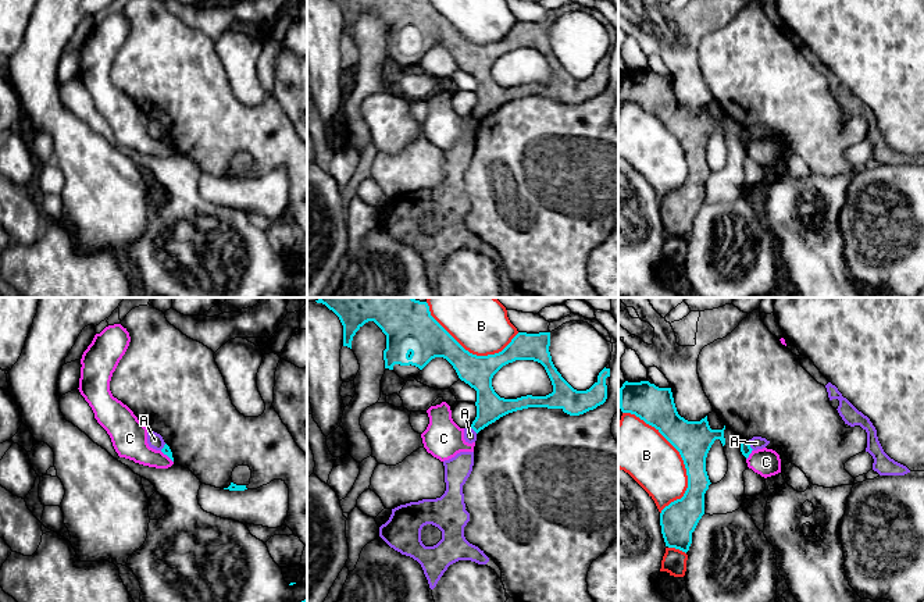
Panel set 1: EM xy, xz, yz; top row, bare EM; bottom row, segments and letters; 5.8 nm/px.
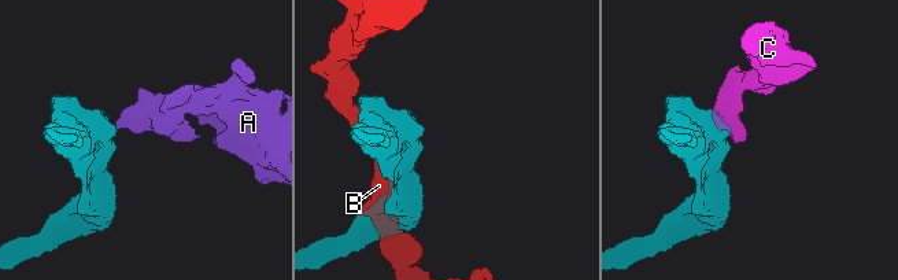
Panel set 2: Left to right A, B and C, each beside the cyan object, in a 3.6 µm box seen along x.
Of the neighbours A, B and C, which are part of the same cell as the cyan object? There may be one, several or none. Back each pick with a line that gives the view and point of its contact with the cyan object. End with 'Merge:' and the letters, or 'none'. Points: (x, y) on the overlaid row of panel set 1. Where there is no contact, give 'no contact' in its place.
Merge: none

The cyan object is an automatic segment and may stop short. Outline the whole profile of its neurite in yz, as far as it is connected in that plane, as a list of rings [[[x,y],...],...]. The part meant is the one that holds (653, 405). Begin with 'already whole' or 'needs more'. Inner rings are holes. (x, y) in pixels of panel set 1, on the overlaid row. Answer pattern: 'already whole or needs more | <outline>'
already whole | [[[649,381],[628,382],[620,388],[618,407],[654,427],[681,455],[688,488],[681,499],[671,502],[660,513],[666,546],[688,552],[692,532],[704,514],[704,494],[711,484],[706,471],[706,457],[716,439],[725,445],[724,430],[711,430],[707,416],[688,421],[677,412],[671,388],[659,388]]]

